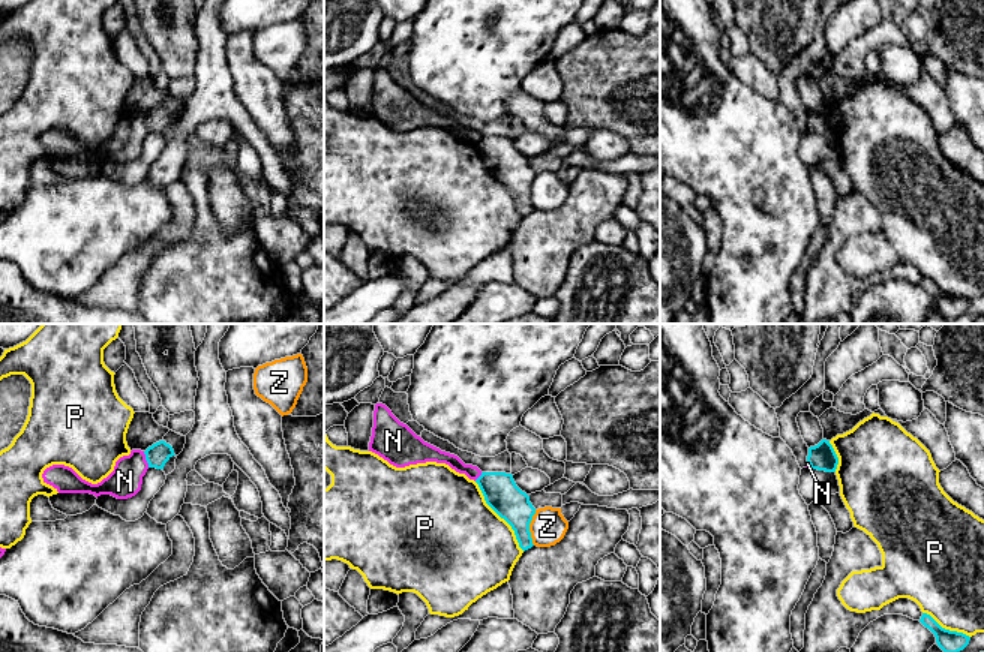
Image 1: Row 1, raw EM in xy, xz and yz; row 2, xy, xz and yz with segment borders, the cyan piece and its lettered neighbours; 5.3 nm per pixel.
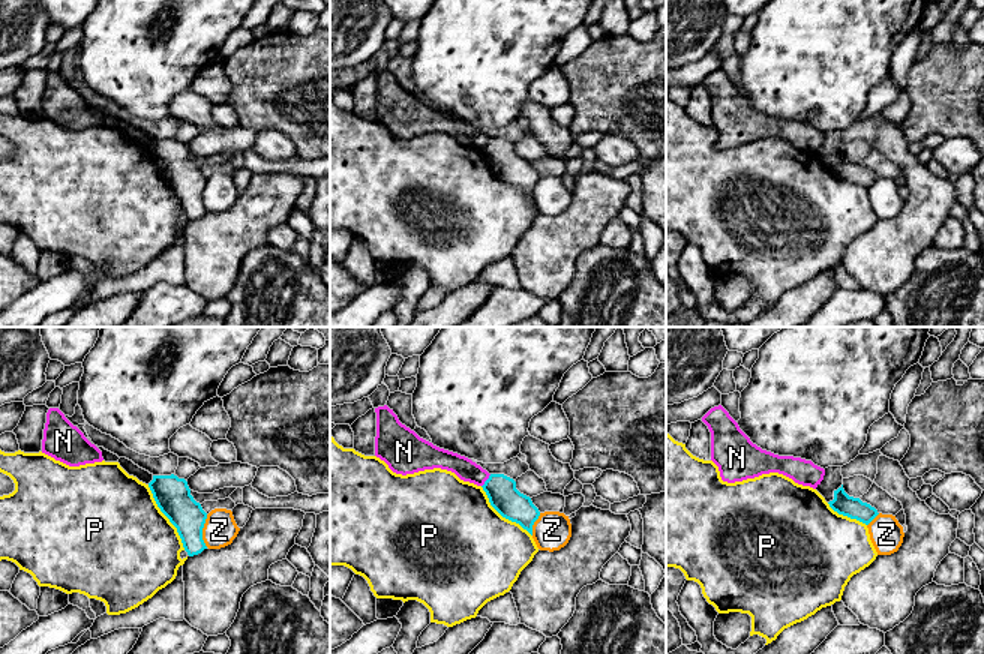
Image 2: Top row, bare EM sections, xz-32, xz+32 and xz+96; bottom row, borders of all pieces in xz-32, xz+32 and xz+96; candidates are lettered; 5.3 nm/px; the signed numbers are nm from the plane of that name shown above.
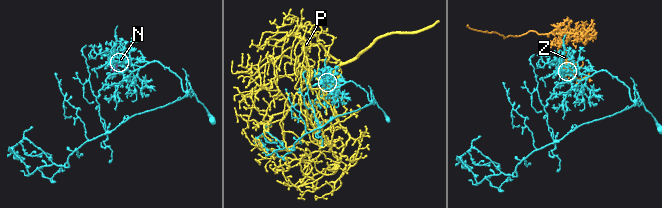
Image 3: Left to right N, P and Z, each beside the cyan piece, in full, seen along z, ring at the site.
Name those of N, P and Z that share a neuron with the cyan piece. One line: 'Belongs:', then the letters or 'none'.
Belongs: none

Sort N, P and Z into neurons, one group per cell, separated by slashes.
N / P / Z

